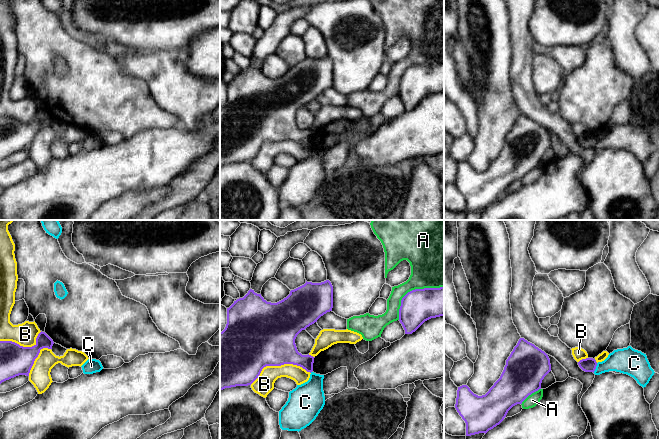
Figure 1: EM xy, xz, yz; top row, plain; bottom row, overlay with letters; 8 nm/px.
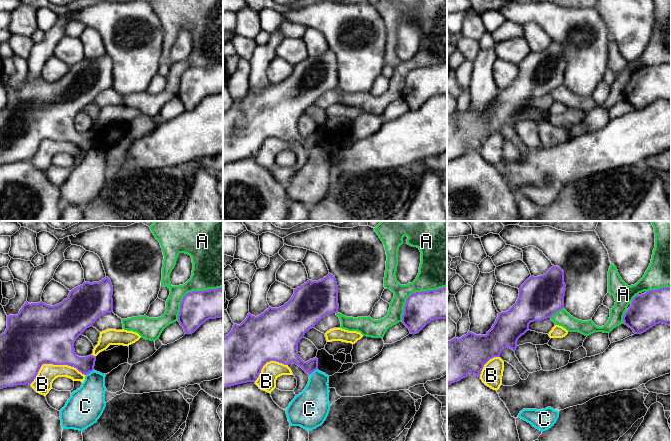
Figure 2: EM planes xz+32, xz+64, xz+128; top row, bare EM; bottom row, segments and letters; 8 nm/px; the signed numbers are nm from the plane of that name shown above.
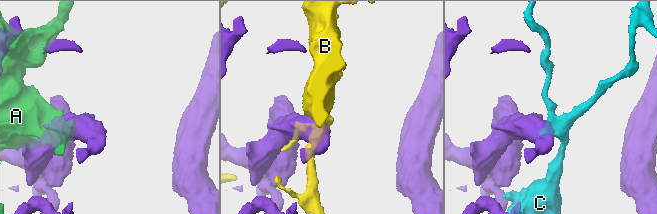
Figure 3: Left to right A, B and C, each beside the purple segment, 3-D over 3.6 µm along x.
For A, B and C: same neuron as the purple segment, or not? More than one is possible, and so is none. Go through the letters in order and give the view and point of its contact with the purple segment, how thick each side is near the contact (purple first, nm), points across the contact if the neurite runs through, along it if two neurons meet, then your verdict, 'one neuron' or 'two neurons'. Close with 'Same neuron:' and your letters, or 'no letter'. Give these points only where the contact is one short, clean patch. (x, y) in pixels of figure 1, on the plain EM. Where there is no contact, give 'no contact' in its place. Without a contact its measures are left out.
A: contact xz (412, 66); calibres 280 and 360 nm; two neurons
B: contact xz (278, 141); calibres 460 and 160 nm; two neurons
C: contact yz (595, 144); calibres 110 and 200 nm; border yz (597, 139), (593, 148); two neurons
Same neuron: no letter

